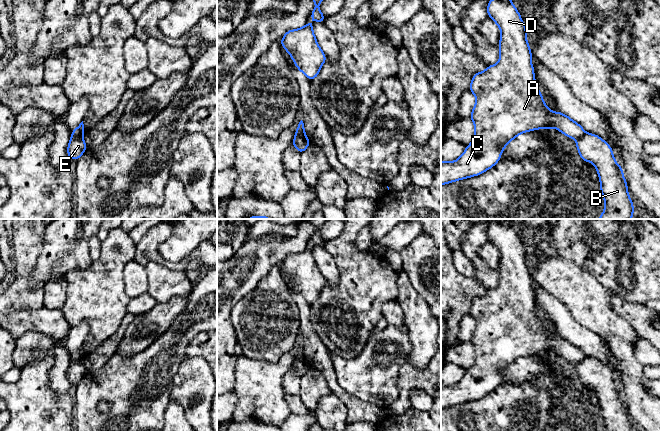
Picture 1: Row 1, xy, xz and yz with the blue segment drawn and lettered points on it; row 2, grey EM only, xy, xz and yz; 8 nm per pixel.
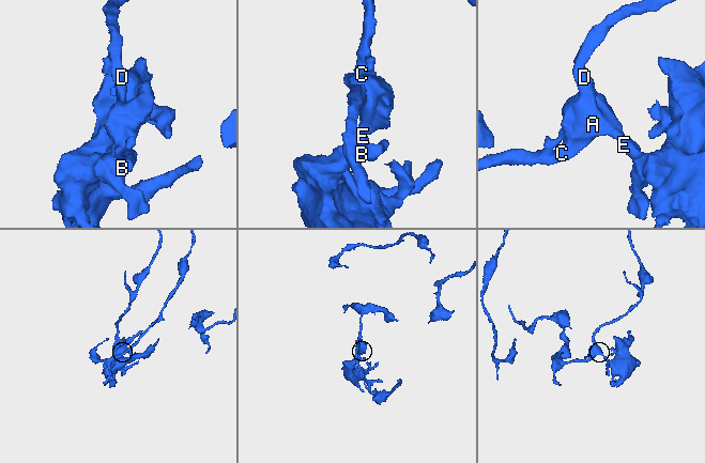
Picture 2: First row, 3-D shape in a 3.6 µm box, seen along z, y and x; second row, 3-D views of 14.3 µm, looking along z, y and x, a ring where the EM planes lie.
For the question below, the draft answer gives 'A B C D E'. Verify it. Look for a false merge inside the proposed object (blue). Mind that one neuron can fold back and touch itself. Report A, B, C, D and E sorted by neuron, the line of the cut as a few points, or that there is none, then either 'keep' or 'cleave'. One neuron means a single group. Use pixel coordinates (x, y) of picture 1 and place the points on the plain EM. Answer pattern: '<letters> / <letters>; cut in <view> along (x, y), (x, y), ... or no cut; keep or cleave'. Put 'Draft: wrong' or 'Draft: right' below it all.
A C D / B E; cut in xy along (72, 358), (81, 359); cleave
Draft: wrong

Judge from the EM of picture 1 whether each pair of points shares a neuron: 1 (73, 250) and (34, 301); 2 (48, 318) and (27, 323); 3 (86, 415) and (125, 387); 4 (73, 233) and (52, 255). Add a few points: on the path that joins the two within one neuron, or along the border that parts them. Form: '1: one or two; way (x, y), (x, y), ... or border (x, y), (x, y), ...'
1: two; border (36, 264), (30, 280), (33, 289)
2: one; way (43, 320), (32, 320)
3: one; way (90, 403), (106, 387), (113, 387)
4: one; way (68, 238), (57, 250)

